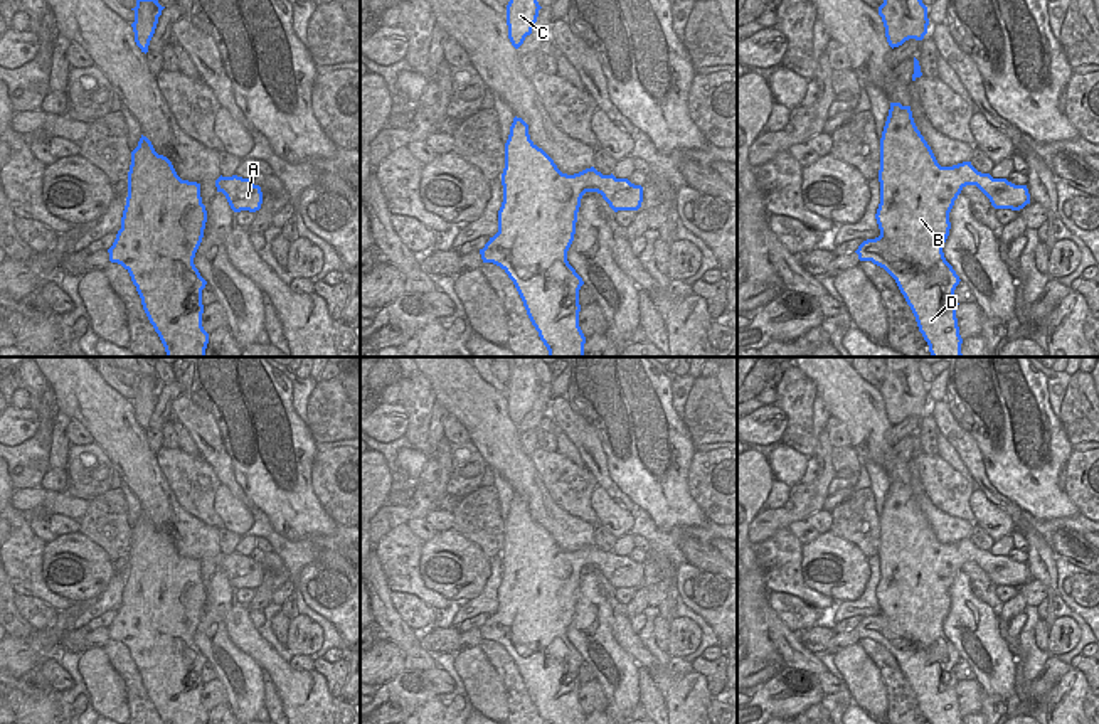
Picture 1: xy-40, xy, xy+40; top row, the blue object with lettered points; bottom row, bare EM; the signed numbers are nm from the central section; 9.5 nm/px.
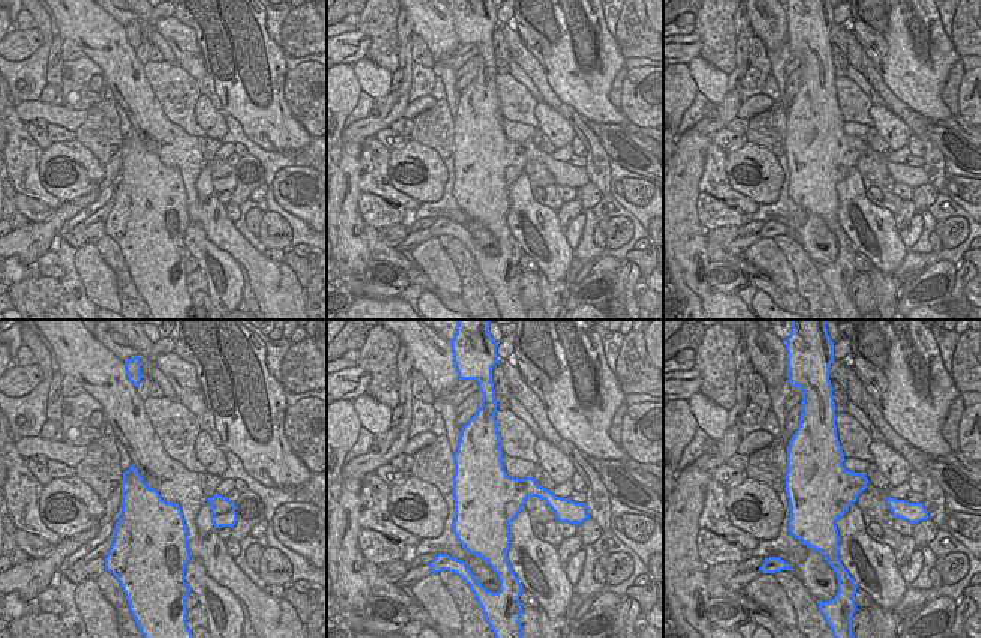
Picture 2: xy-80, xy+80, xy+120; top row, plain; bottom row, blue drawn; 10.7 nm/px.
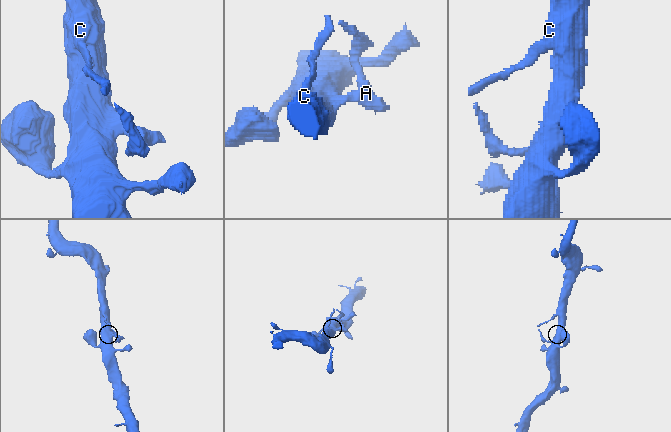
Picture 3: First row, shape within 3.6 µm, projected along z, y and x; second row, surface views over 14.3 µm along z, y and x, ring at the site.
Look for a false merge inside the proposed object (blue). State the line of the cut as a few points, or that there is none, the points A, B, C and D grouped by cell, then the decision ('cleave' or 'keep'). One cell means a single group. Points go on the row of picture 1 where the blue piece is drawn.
no cut | A B C D | keep

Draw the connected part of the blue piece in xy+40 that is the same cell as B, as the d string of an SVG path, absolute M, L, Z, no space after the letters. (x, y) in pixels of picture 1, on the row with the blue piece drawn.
M890 103L882 131L879 182L880 204L875 219L880 236L863 241L855 253L860 261L872 261L895 279L932 357L963 357L963 338L956 318L959 303L954 298L954 290L961 279L942 253L951 229L949 212L966 185L976 185L995 209L1011 210L1020 210L1030 204L1028 189L1006 178L993 178L990 173L981 173L971 162L941 167L917 130L911 106L902 106L900 103Z

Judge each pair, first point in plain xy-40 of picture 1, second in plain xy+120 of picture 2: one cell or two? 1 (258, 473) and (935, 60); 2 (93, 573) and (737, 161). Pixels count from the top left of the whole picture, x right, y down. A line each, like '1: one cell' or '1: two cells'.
1: one cell
2: one cell

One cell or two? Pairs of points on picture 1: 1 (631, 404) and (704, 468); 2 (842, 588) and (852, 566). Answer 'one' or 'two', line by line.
1: two
2: one

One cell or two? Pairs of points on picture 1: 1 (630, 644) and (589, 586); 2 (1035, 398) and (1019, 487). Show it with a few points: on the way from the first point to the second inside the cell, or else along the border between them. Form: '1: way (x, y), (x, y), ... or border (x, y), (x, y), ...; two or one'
1: border (615, 606), (611, 620), (613, 638), (630, 654); two
2: way (1030, 420), (1030, 465); one

